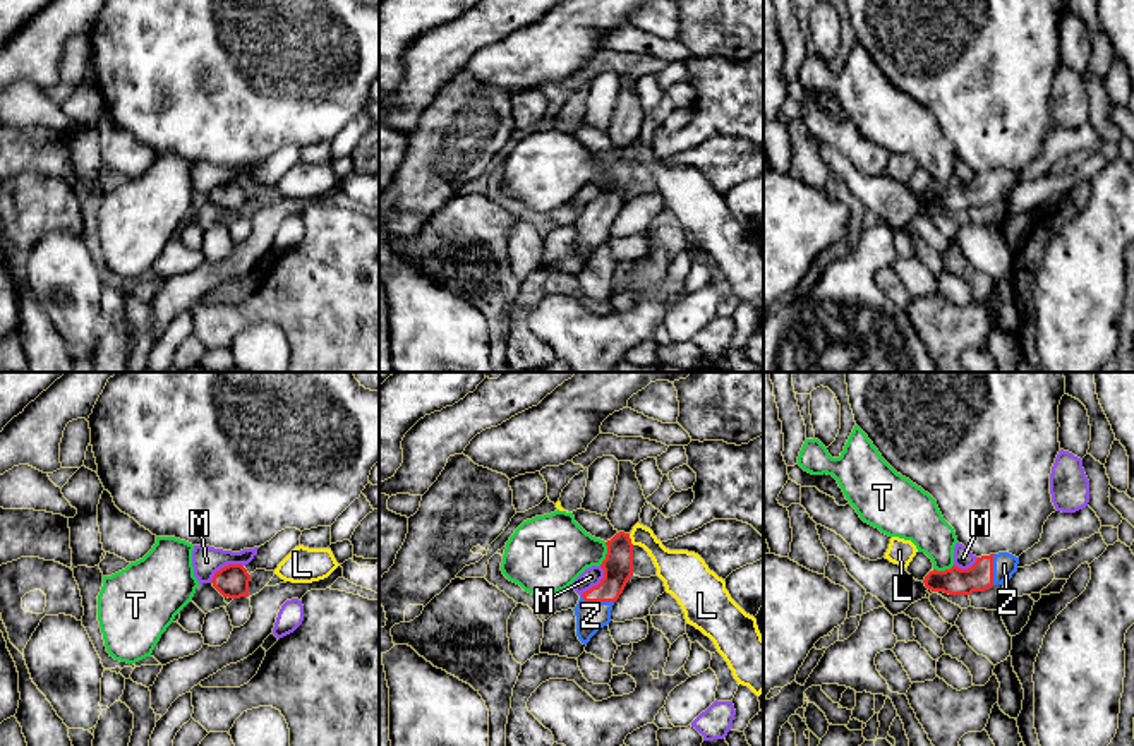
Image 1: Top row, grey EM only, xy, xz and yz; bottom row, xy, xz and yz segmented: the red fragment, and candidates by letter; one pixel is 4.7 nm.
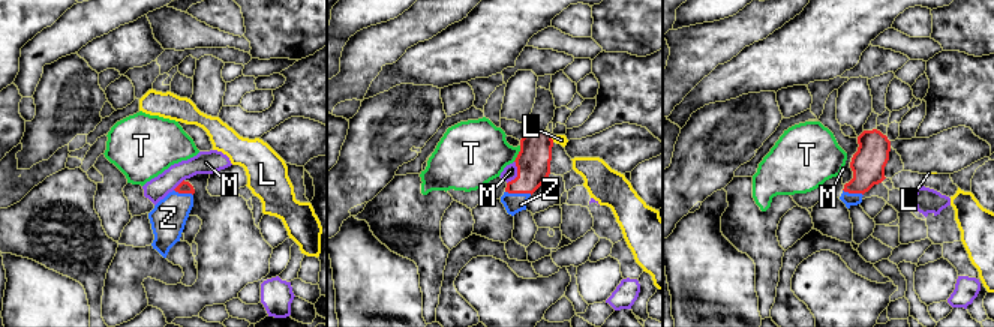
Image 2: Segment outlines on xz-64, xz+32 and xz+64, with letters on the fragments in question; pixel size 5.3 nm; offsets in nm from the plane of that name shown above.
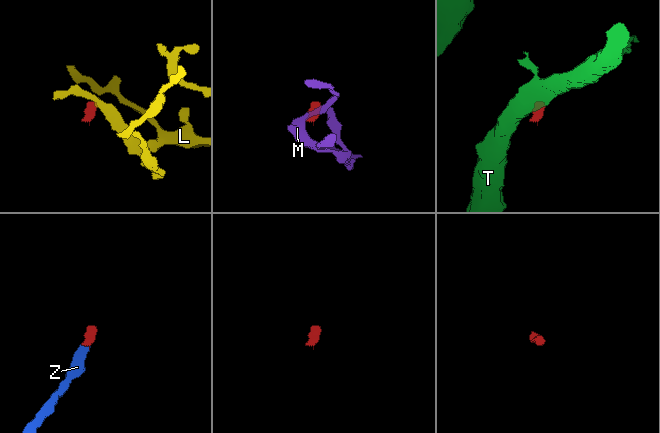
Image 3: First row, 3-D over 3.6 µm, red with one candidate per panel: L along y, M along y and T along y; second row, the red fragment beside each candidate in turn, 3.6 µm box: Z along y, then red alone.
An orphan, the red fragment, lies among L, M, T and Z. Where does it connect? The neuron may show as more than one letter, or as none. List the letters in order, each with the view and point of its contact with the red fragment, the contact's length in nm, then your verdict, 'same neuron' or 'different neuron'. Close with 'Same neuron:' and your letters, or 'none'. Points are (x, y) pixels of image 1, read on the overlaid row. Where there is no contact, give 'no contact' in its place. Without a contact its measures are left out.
L: contact xz (630, 539); length 60 nm; different neuron
M: contact xy (225, 566); length 180 nm; different neuron
T: contact xz (606, 554); length 120 nm; different neuron
Z: contact xz (597, 601); length 160 nm; same neuron
Same neuron: Z

